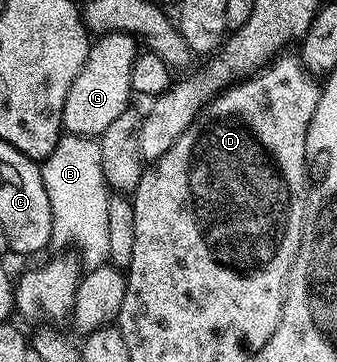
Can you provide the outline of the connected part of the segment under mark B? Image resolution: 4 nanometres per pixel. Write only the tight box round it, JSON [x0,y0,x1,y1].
[40,133,111,269]

